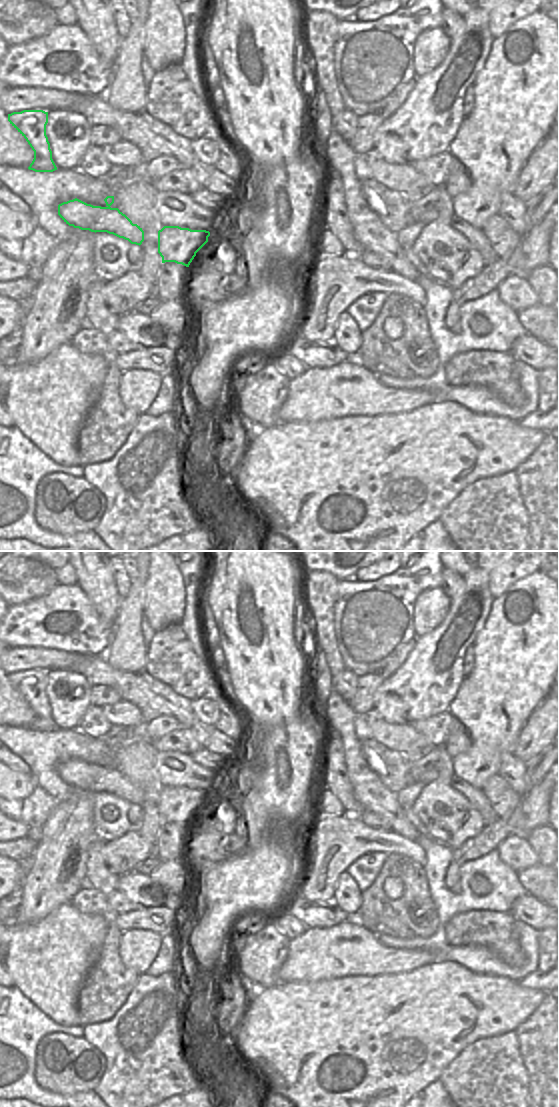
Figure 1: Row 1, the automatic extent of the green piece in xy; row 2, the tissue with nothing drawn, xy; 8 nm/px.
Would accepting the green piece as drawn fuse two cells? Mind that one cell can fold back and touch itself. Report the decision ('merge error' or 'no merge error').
merge error

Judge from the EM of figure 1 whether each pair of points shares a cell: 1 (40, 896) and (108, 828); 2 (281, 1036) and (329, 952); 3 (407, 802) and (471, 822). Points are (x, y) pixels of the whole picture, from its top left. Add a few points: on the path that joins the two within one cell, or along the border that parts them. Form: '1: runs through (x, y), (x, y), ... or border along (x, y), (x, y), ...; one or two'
1: border along (93, 813), (93, 830), (97, 836); two
2: border along (335, 977), (318, 981), (288, 981); two
3: border along (424, 784), (410, 809); two

